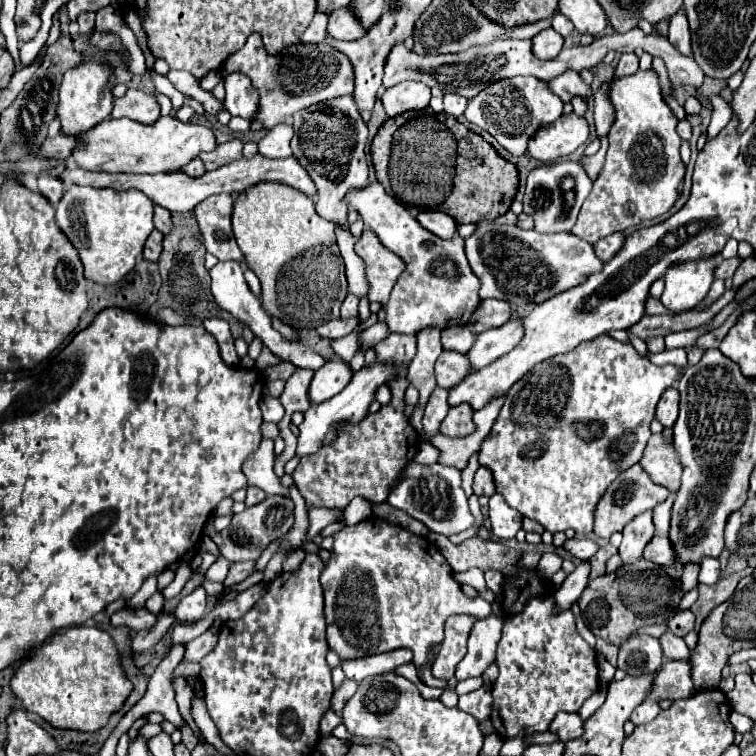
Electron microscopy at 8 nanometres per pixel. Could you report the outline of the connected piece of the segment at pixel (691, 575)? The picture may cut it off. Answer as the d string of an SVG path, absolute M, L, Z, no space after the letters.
M687 563L685 569L683 569L683 573L681 573L681 589L683 591L691 591L699 583L697 575L699 575L699 565Z

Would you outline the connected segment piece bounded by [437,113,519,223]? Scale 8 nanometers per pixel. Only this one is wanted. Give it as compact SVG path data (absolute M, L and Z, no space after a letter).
M439 113L439 121L455 133L455 139L459 141L459 153L455 159L455 181L451 187L451 193L447 195L447 201L437 207L437 211L443 211L451 215L457 223L479 223L479 221L495 221L499 215L503 215L519 185L519 175L513 163L503 159L491 143L487 143L481 135L469 131L465 125L461 125L455 117L447 113Z

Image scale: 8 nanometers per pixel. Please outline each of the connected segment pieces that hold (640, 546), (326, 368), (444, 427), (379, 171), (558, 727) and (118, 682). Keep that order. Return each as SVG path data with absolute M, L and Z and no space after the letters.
M653 511L641 513L635 517L635 521L629 521L627 527L623 529L623 543L619 545L619 557L623 565L637 563L643 559L643 551L653 539L655 525L653 525Z
M341 359L327 361L321 369L315 371L311 381L311 403L323 403L343 391L353 377L353 369L349 363Z
M461 403L457 407L451 407L447 417L441 423L441 433L447 437L467 437L475 431L473 423L473 407L469 403Z
M399 117L387 119L371 143L371 159L377 181L387 181L387 157L391 157L391 133L395 133L399 125L403 125L403 119Z
M557 713L557 717L549 725L549 731L555 733L563 743L567 743L583 733L583 721L577 713Z
M69 627L65 633L55 633L45 639L37 649L33 649L33 657L19 659L19 667L11 677L11 691L17 699L21 699L23 707L29 713L37 713L49 725L59 729L77 729L77 731L99 731L107 725L107 719L113 711L121 709L123 701L131 693L131 683L123 677L119 667L119 653L115 649L113 639L97 629L97 627Z

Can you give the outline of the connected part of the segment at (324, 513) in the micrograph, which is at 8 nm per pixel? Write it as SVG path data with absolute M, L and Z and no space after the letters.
M311 507L309 509L309 529L307 529L307 541L313 541L327 525L337 523L341 519L343 509L319 509Z

